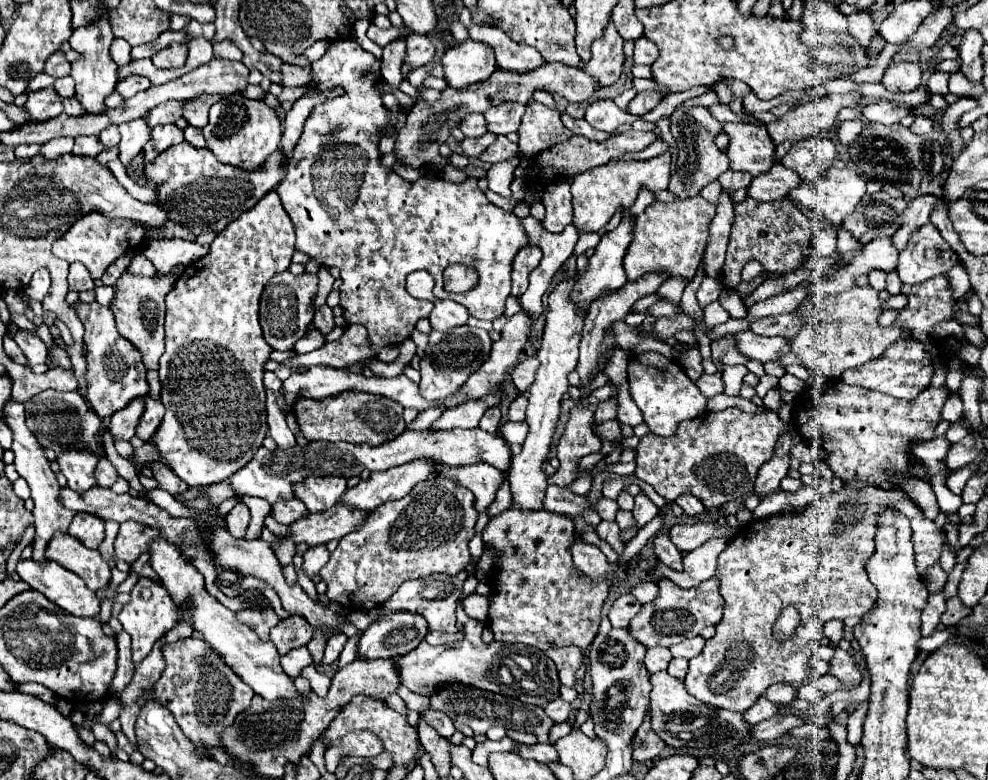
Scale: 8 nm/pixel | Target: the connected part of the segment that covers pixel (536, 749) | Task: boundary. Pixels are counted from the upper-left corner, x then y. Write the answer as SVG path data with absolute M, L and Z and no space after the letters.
M517 742L517 754L521 754L523 758L533 758L537 762L551 762L551 760L557 760L557 752L553 748L553 744L533 744L533 746L527 746L527 744L521 744Z

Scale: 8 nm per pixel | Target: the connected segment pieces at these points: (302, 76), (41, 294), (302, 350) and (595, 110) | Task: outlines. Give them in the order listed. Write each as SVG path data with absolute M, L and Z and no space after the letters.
M283 62L279 74L283 86L303 86L309 80L309 66L293 66Z
M41 268L41 270L37 270L37 272L33 274L31 282L27 284L27 288L25 288L23 292L25 292L25 296L31 298L31 300L43 300L43 298L47 296L49 288L51 288L49 270L47 270L47 268Z
M309 330L309 332L303 336L303 340L299 340L299 344L295 344L295 350L297 350L299 354L307 354L307 352L311 352L311 350L321 348L323 344L325 344L325 336L323 336L321 332L317 332L317 330Z
M597 100L593 102L587 112L585 112L585 120L603 132L615 132L621 124L633 124L637 118L631 116L629 112L619 110L613 100Z

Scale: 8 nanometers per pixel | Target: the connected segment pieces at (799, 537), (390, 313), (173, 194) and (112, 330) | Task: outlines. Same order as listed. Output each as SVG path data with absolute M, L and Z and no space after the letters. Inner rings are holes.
M841 488L839 494L833 492L825 498L819 498L815 504L811 504L805 512L795 514L777 514L773 518L765 520L753 520L745 524L737 536L727 544L727 548L719 554L719 582L721 582L721 596L725 598L725 616L717 624L717 632L713 638L705 642L705 648L699 656L689 660L687 676L683 678L683 684L691 696L697 700L713 706L723 708L731 712L745 712L749 710L757 698L775 682L795 684L805 682L811 676L811 666L807 662L799 660L799 654L803 652L803 630L807 628L823 628L827 622L827 610L825 606L841 604L841 602L861 602L861 616L875 604L877 590L869 582L865 562L875 552L875 516L879 514L879 508L895 506L907 518L911 520L913 528L913 544L915 544L915 558L919 574L923 574L925 568L933 566L939 560L939 548L945 542L945 532L935 526L935 522L927 520L923 512L909 500L905 492L899 490L883 490L883 488L863 488L859 492L853 492L853 488ZM787 604L797 604L801 612L801 626L797 628L795 636L787 640L787 644L775 644L771 636L771 626L779 614L779 610Z
M347 38L347 40L335 40L329 50L325 52L323 58L311 62L311 84L303 86L303 92L305 96L311 94L311 92L329 92L329 90L335 90L337 86L341 86L345 90L345 94L341 96L335 96L331 100L325 100L321 104L315 104L307 122L305 122L305 130L291 154L291 160L287 162L287 176L285 180L277 186L277 192L279 192L279 198L281 198L281 204L283 208L287 210L287 214L291 216L293 220L293 226L295 226L295 234L297 234L297 242L295 242L295 248L305 252L309 258L317 260L321 266L337 266L343 274L343 284L341 284L341 306L345 308L345 318L349 320L349 324L361 324L369 330L369 340L371 340L371 346L375 352L379 352L383 346L389 346L389 344L401 344L403 340L409 338L411 330L415 328L417 320L419 318L427 318L433 310L433 302L431 300L417 300L413 298L407 290L405 290L405 278L407 274L415 272L415 270L427 270L433 280L435 280L435 288L433 288L433 296L437 300L455 300L459 304L465 304L465 308L469 310L471 316L475 318L483 318L483 320L493 320L497 316L501 316L505 312L505 298L509 296L511 292L511 262L515 258L515 254L519 252L519 248L527 246L527 236L523 236L523 228L519 228L519 218L511 212L505 212L501 208L497 208L495 204L491 204L487 200L487 196L483 194L483 190L477 186L477 178L467 178L465 182L461 184L453 184L453 182L447 182L447 180L439 180L439 178L419 178L417 182L407 182L403 180L399 174L395 174L393 170L383 170L383 164L381 164L381 152L379 152L379 140L385 136L385 130L389 128L389 120L391 120L391 114L389 110L383 106L383 100L381 100L381 94L379 94L379 82L381 82L381 62L367 50L363 50L355 40ZM449 264L465 264L465 266L471 266L477 274L479 274L479 282L463 292L463 294L451 294L443 288L443 270L449 266Z
M189 142L167 148L155 160L145 162L141 176L155 184L157 206L167 212L169 220L179 222L193 236L207 232L223 232L227 224L237 220L243 212L253 208L269 190L283 180L285 156L273 152L261 170L241 170L219 162L207 148L195 148Z
M79 302L77 306L77 316L81 318L83 326L85 326L85 344L87 344L87 400L93 406L93 410L101 416L101 418L109 418L113 412L125 408L131 400L145 396L149 392L147 380L145 380L145 368L139 360L139 352L135 352L135 348L131 348L131 344L127 344L127 340L123 340L123 336L119 336L117 328L115 328L115 318L111 314L109 306L101 306L99 302L91 302L91 304L83 304Z

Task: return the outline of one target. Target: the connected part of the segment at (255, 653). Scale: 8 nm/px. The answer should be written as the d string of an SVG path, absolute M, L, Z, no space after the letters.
M157 538L149 546L149 556L151 568L159 574L177 606L177 614L187 620L203 636L203 640L207 640L207 644L211 644L219 652L219 656L239 674L239 678L245 680L245 684L253 688L255 694L267 700L299 696L293 680L283 672L279 664L277 648L271 642L261 642L247 624L235 620L235 614L205 590L203 574L197 572L191 560L185 558L175 544Z

